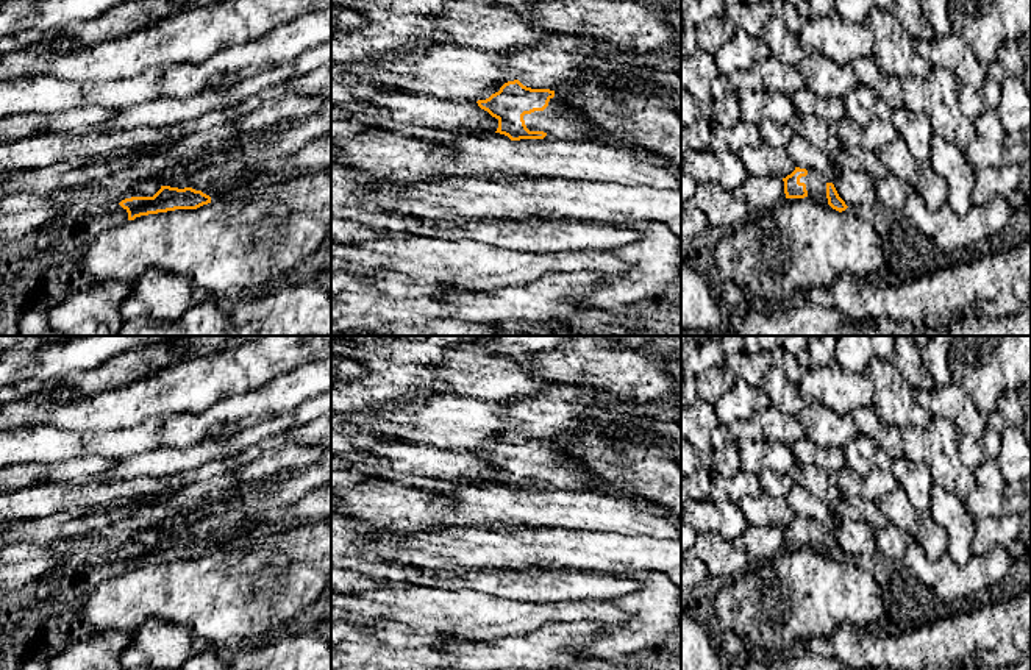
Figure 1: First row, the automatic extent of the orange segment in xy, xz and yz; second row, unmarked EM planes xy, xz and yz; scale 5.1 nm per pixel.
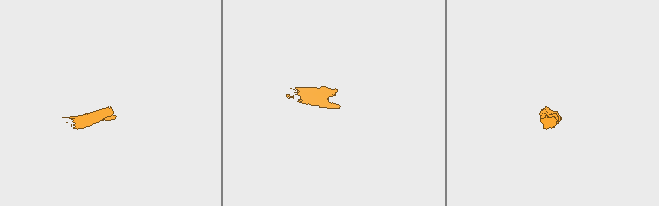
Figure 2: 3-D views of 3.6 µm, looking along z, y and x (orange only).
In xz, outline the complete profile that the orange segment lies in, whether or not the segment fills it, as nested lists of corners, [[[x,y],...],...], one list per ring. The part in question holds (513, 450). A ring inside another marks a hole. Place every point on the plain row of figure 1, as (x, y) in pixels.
[[[514,429],[476,453],[498,470],[495,483],[511,490],[544,489],[547,484],[570,490],[600,489],[597,479],[569,458],[559,440],[531,439]]]

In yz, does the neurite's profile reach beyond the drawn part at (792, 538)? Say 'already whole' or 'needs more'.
needs more

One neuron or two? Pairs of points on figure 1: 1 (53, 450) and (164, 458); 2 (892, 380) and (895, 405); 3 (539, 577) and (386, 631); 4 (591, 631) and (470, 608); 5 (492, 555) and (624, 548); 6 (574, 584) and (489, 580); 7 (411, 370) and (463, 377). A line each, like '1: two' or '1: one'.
1: two
2: one
3: two
4: two
5: one
6: one
7: two

